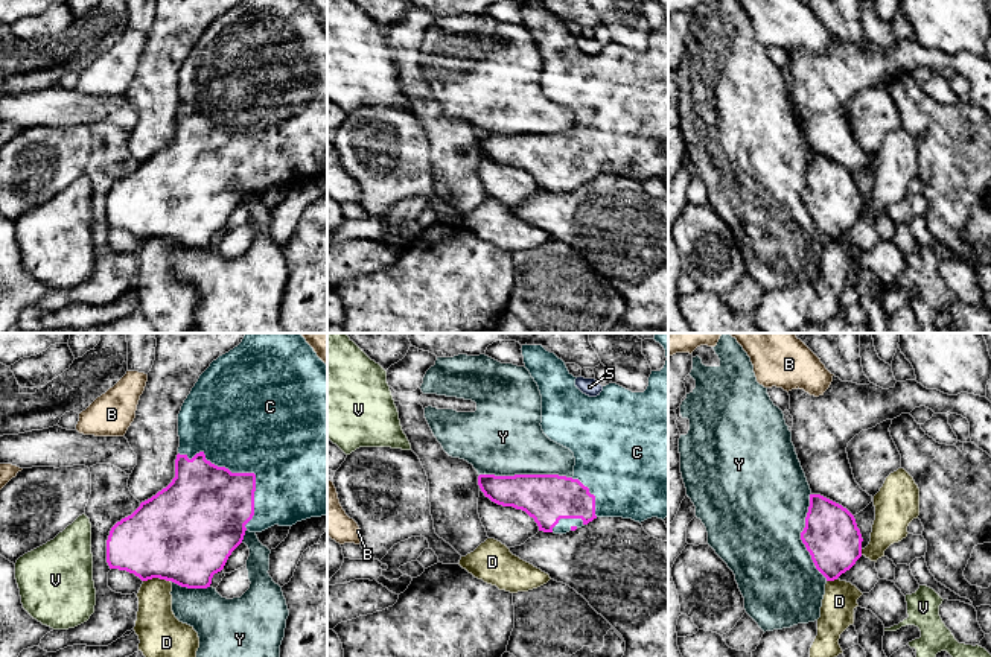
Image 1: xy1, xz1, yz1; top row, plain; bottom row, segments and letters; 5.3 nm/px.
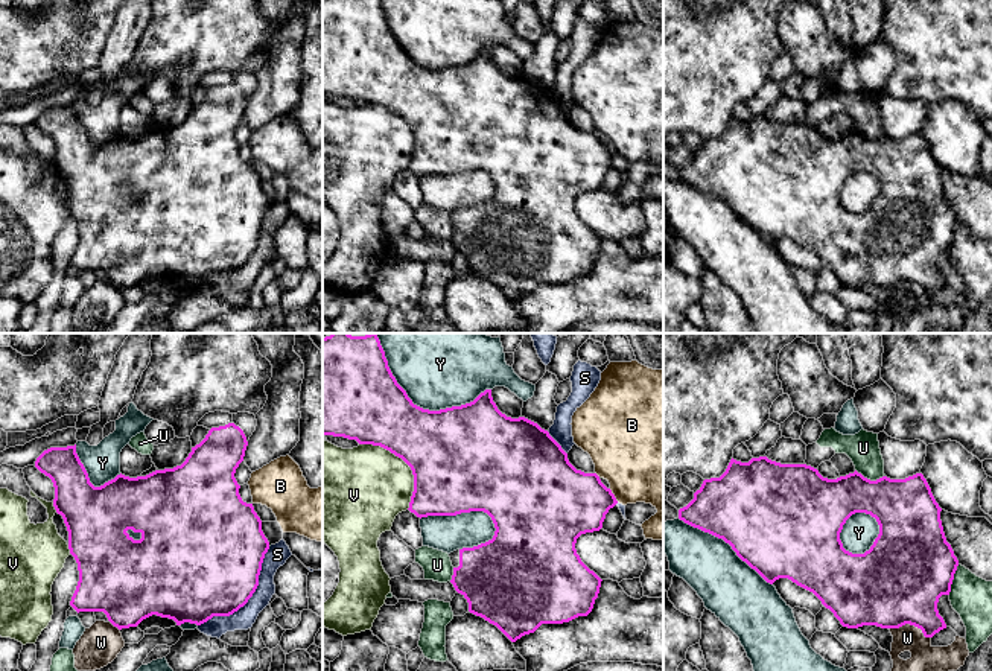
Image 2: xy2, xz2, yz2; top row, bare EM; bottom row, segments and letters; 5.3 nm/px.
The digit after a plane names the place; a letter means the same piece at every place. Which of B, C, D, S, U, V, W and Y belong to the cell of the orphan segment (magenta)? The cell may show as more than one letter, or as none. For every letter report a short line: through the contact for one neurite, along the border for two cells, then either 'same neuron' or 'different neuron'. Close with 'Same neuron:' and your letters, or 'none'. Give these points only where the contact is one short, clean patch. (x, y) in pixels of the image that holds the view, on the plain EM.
B: different neuron
C: same neuron
D: different neuron
S: different neuron
U: different neuron
V: different neuron
W: different neuron
Y: different neuron
Same neuron: C

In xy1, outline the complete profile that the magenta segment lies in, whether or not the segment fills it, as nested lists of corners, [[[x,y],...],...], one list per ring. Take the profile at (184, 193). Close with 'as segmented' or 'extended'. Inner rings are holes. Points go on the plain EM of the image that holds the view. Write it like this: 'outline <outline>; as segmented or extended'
outline [[[242,0],[219,15],[199,35],[178,73],[180,106],[175,119],[175,137],[128,176],[117,181],[107,199],[110,228],[126,230],[142,240],[160,237],[187,248],[207,248],[215,233],[221,231],[231,211],[242,202],[247,190],[262,192],[274,184],[292,186],[297,181],[327,175],[327,24],[306,0]]]; extended

